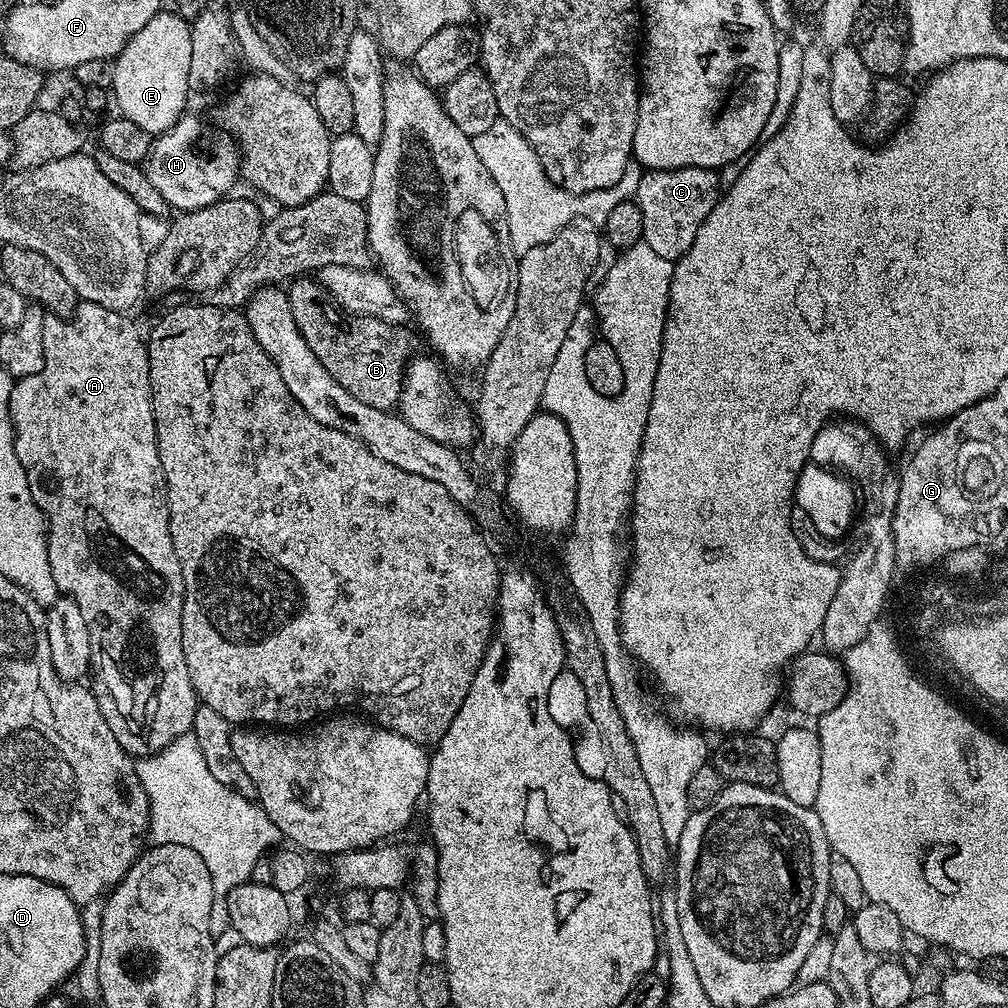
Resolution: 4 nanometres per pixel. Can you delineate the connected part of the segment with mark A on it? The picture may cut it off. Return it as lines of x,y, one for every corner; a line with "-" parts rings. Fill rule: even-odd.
89,300
78,303
76,312
68,319
61,319
55,314
48,314
44,317
44,365
38,374
30,374
20,380
21,389
11,396
8,403
8,416
12,420
12,441
14,450
18,454
18,462
22,462
26,482
30,486
30,494
38,506
38,510
44,515
48,525
48,557
50,558
50,574
54,574
54,582
61,594
68,596
74,602
78,602
78,610
82,610
82,619
86,622
86,630
90,630
90,654
92,655
92,668
100,671
100,680
104,683
106,691
112,695
116,708
136,727
136,732
149,744
149,749
159,750
170,746
180,736
187,736
191,733
192,723
196,717
198,697
194,686
190,682
190,670
186,666
186,658
182,654
182,606
184,605
184,579
182,578
182,566
178,562
178,554
174,550
174,542
170,538
170,522
168,521
168,493
164,491
164,471
158,454
158,438
156,437
156,423
154,422
154,406
152,405
152,387
150,386
150,366
148,365
148,345
145,333
140,333
140,328
131,320
131,315
116,312
106,306
98,306

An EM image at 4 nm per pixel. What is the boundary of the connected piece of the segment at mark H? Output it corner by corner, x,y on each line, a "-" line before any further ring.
184,114
171,129
153,139
146,161
147,183
169,209
193,212
225,199
231,193
228,191
242,176
241,159
240,145
227,132
215,123
208,121
207,124
200,116

